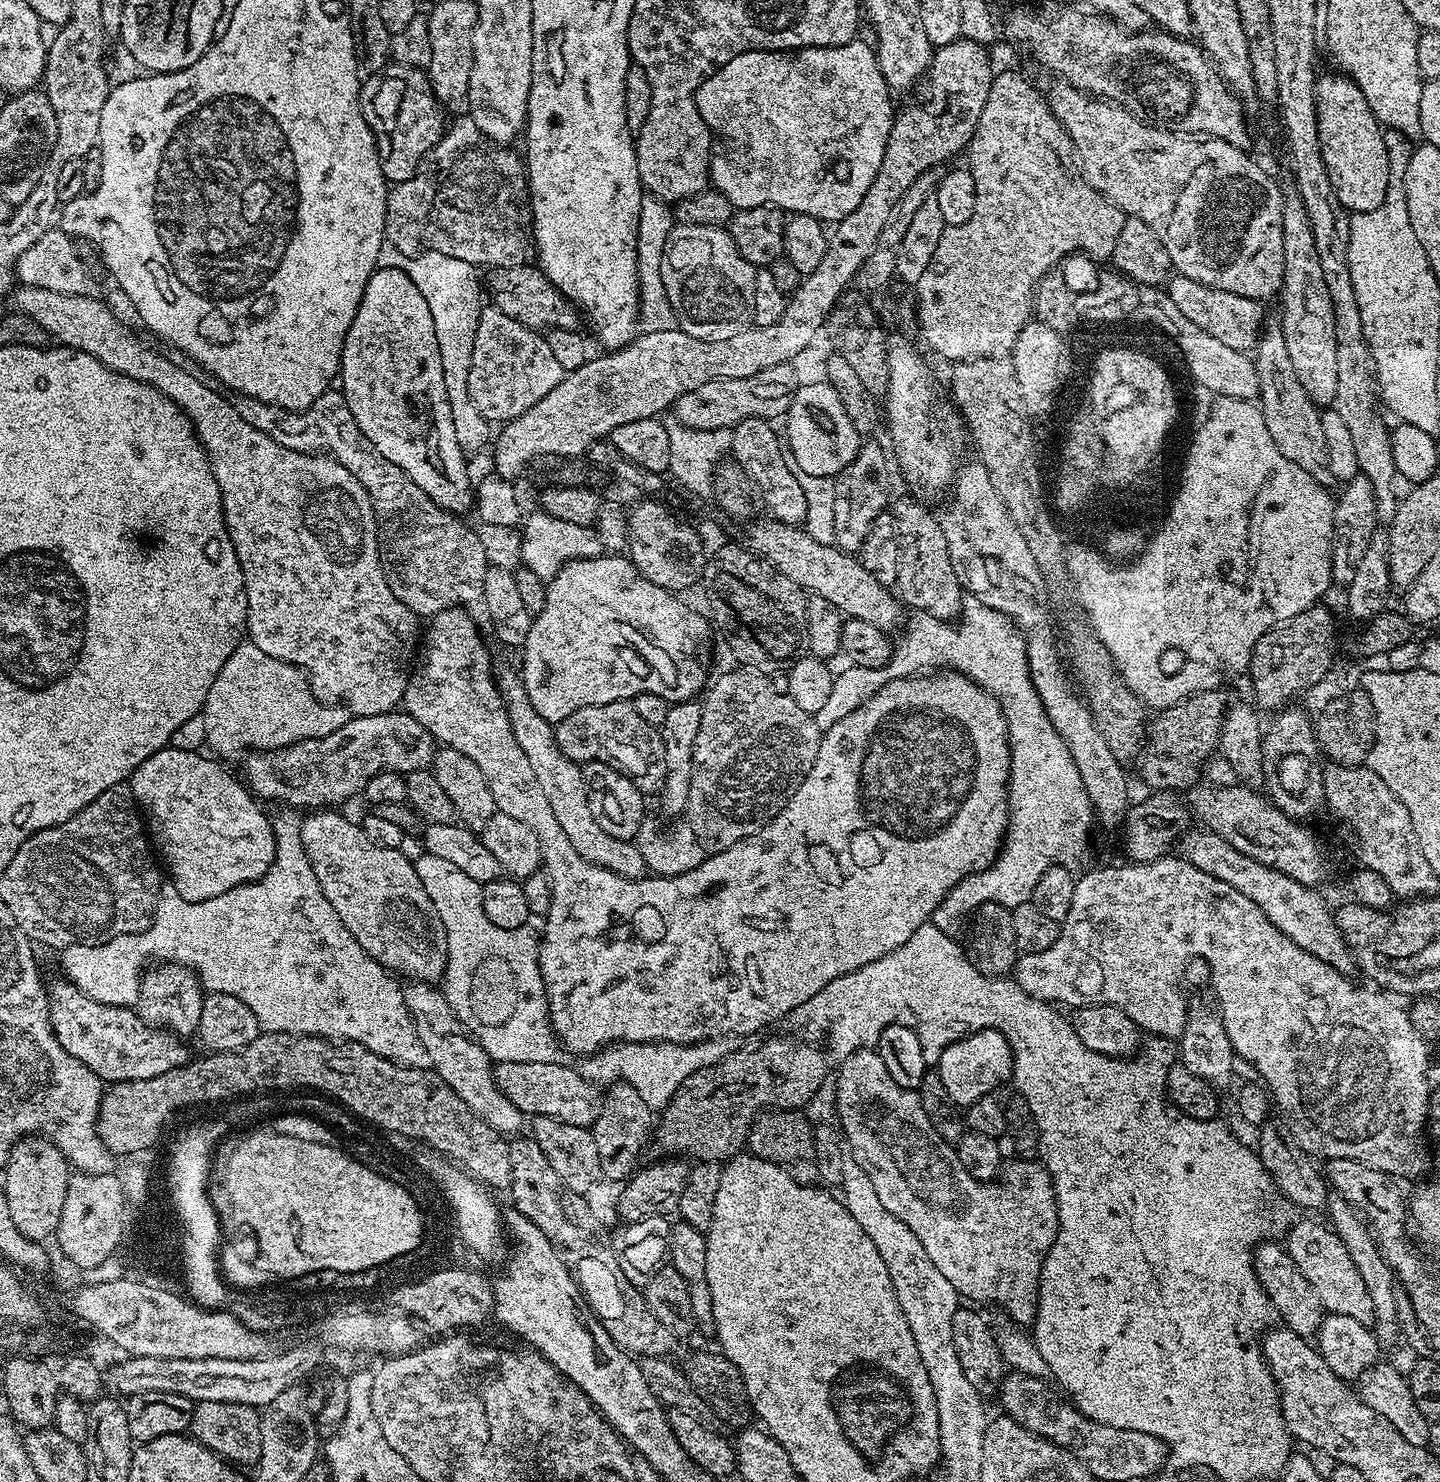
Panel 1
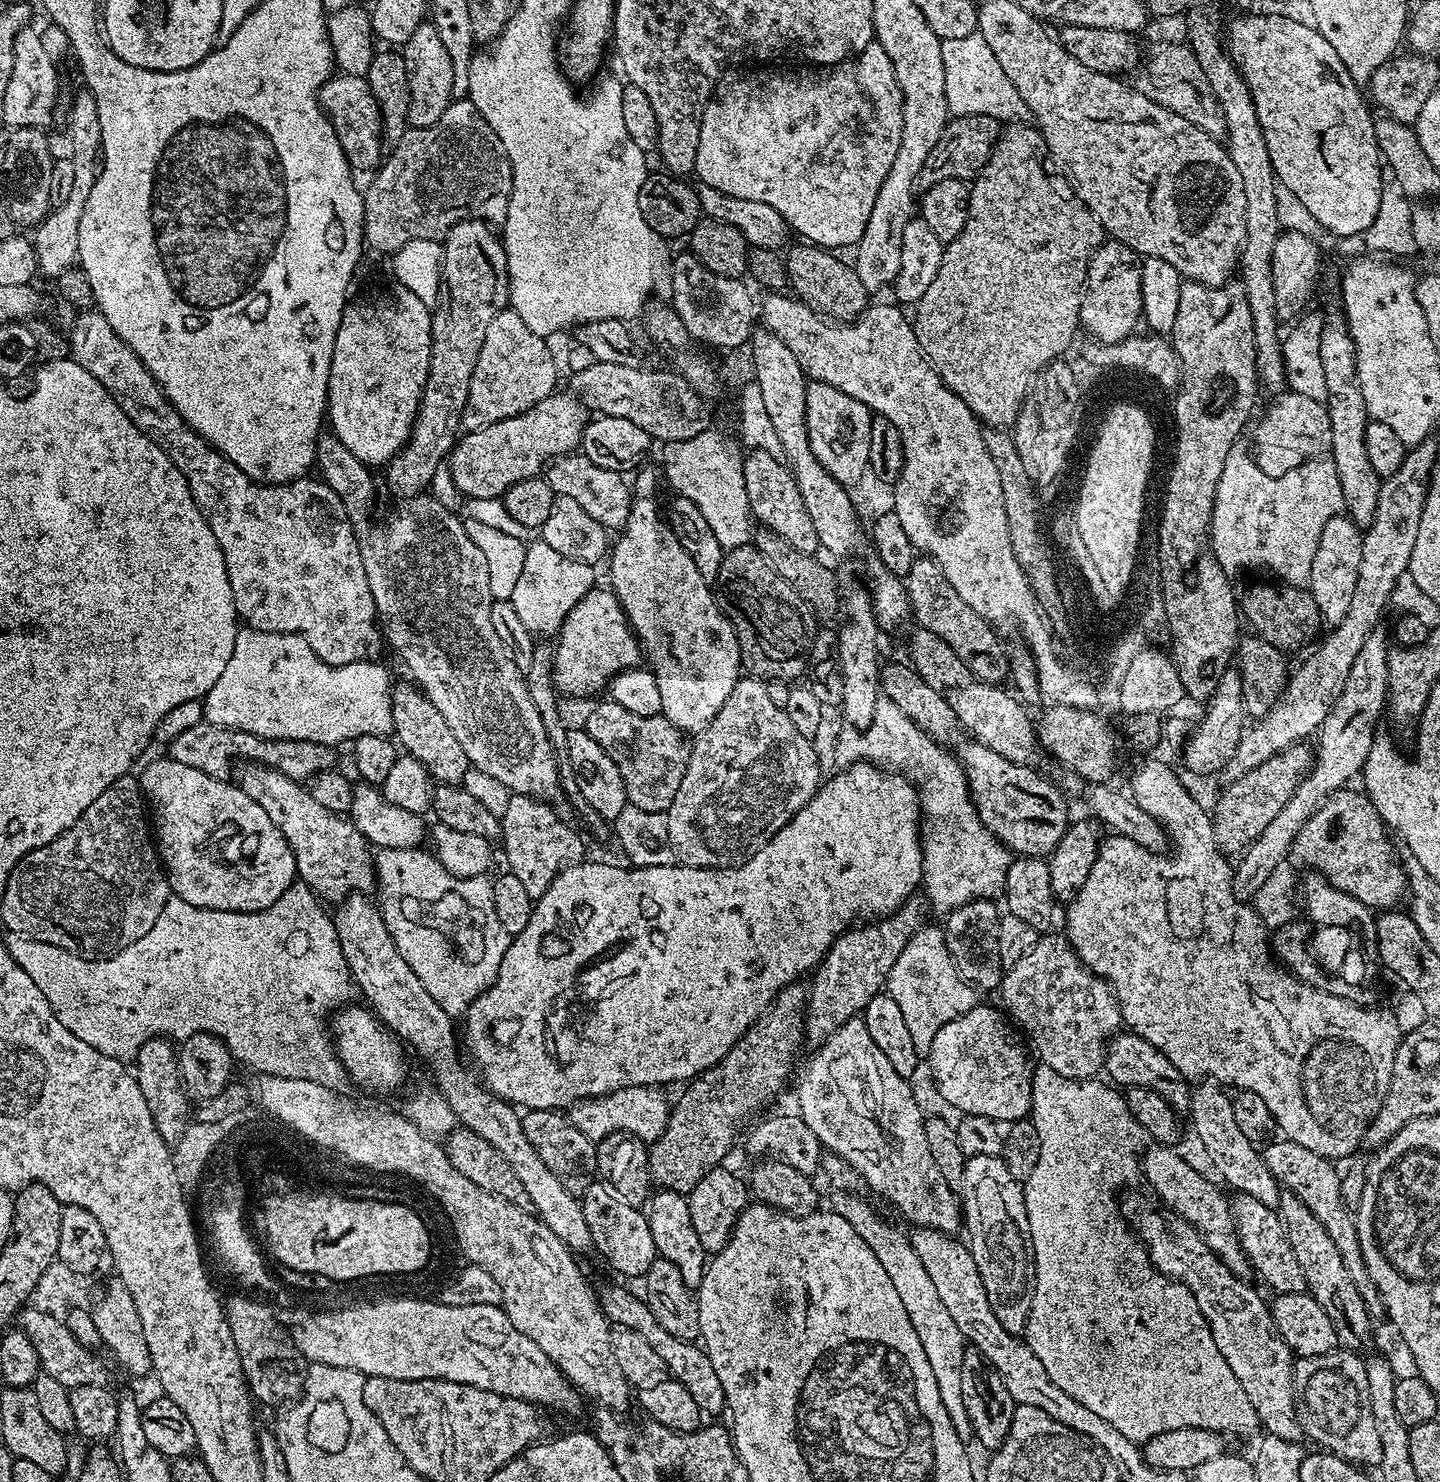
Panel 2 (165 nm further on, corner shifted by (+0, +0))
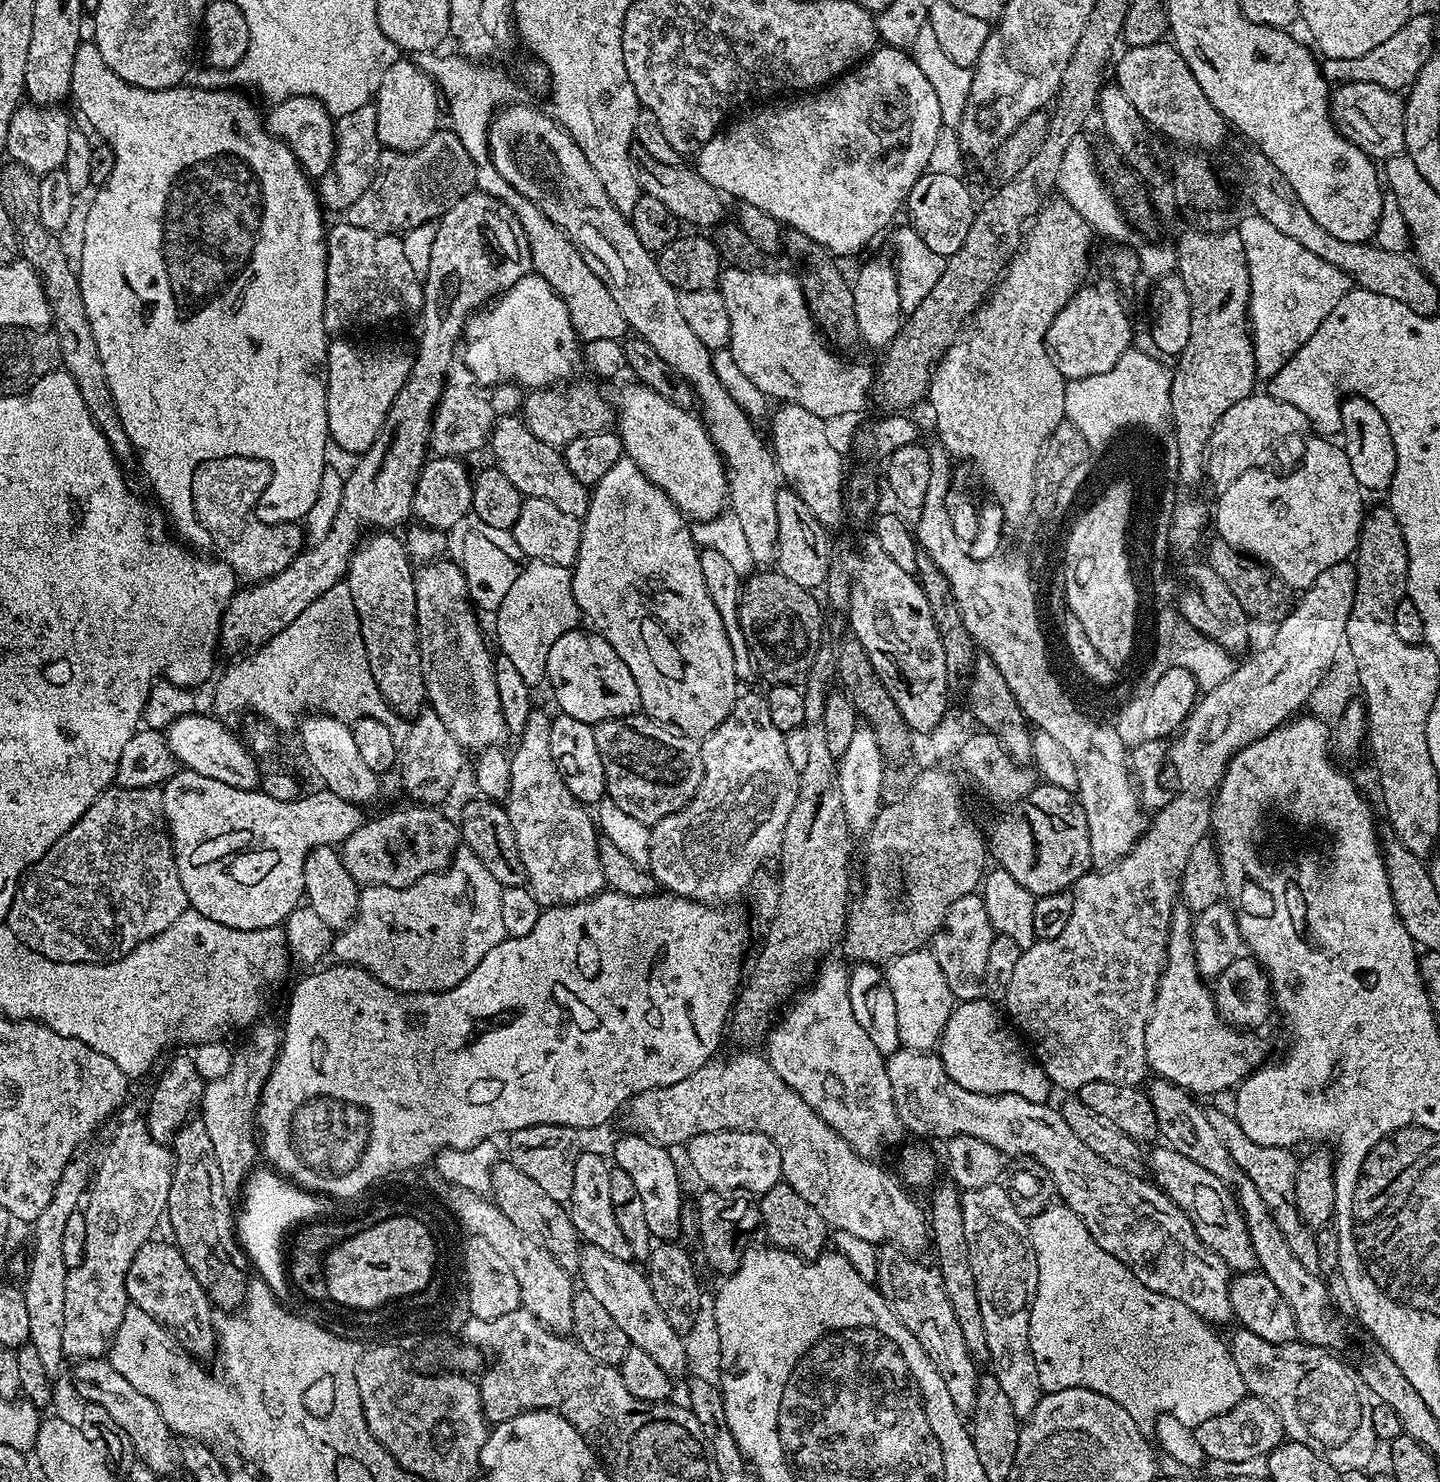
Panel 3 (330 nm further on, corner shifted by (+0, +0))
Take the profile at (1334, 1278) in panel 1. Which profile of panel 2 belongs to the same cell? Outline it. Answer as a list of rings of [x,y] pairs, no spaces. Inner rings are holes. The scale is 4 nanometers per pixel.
[[[1243,1194],[1233,1195],[1230,1203],[1232,1217],[1236,1219],[1236,1233],[1240,1239],[1240,1249],[1246,1254],[1255,1275],[1257,1277],[1260,1275],[1276,1294],[1305,1291],[1302,1266],[1298,1264],[1298,1258],[1294,1256],[1294,1250],[1279,1211],[1258,1202],[1258,1198],[1250,1198]]]

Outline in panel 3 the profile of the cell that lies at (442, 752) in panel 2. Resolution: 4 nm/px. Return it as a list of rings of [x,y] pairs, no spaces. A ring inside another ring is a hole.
[[[380,530],[369,535],[360,545],[362,558],[353,560],[356,566],[348,566],[346,583],[354,598],[356,613],[360,619],[360,633],[364,638],[368,660],[376,674],[376,684],[380,687],[388,703],[399,716],[408,718],[419,713],[426,704],[424,690],[424,661],[420,658],[420,635],[416,633],[416,577],[414,561],[408,553],[408,545],[396,537],[392,530]]]

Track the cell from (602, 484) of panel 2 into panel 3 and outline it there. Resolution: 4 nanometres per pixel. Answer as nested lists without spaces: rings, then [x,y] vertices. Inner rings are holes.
[[[504,414],[492,426],[490,449],[496,455],[495,463],[518,486],[524,497],[537,496],[546,498],[562,510],[562,514],[570,514],[583,518],[587,514],[589,489],[570,472],[566,466],[561,449],[555,444],[547,444],[534,436],[524,425],[523,419],[516,414]]]

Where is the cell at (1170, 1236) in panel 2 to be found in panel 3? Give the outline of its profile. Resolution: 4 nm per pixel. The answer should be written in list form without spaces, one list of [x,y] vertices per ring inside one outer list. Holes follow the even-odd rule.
[[[902,1046],[893,1056],[887,1057],[886,1063],[900,1122],[911,1135],[912,1132],[916,1135],[913,1137],[937,1136],[940,1142],[944,1142],[950,1136],[970,1134],[974,1138],[982,1138],[982,1142],[990,1142],[990,1146],[997,1148],[1001,1154],[1012,1158],[1030,1156],[1042,1162],[1042,1166],[1046,1166],[1056,1183],[1059,1199],[1082,1218],[1094,1242],[1098,1242],[1102,1250],[1114,1254],[1126,1267],[1131,1268],[1132,1273],[1147,1288],[1177,1300],[1176,1272],[1180,1272],[1180,1292],[1184,1292],[1184,1298],[1181,1300],[1183,1304],[1190,1306],[1190,1310],[1194,1310],[1203,1320],[1213,1325],[1224,1324],[1228,1319],[1233,1319],[1228,1289],[1229,1266],[1222,1257],[1214,1254],[1214,1250],[1204,1245],[1202,1238],[1198,1238],[1188,1215],[1165,1192],[1160,1191],[1155,1183],[1147,1179],[1144,1181],[1140,1176],[1131,1176],[1133,1173],[1129,1169],[1110,1166],[1106,1158],[1094,1154],[1093,1150],[1070,1130],[1066,1120],[1055,1107],[1035,1104],[1014,1094],[987,1096],[981,1092],[966,1090],[966,1086],[958,1086],[958,1082],[954,1082],[954,1078],[946,1074],[944,1064],[935,1051],[919,1052]]]

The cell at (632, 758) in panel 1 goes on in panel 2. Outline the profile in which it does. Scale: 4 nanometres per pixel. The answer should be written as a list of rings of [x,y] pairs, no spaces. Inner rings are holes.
[[[604,698],[597,708],[589,710],[582,728],[610,758],[614,758],[614,766],[618,766],[618,774],[622,774],[626,786],[629,805],[647,812],[667,813],[690,762],[692,745],[685,734],[663,715],[630,714],[626,706],[618,706],[610,698]]]

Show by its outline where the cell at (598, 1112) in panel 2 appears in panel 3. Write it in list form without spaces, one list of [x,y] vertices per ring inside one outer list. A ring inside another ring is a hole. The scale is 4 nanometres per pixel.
[[[736,1050],[733,1056],[725,1060],[710,1058],[701,1066],[694,1068],[690,1078],[682,1078],[682,1082],[653,1086],[650,1090],[642,1090],[632,1097],[626,1105],[626,1112],[632,1119],[637,1133],[643,1134],[658,1144],[687,1145],[692,1137],[701,1132],[718,1132],[724,1129],[738,1131],[761,1132],[768,1135],[777,1144],[781,1152],[781,1170],[783,1183],[790,1185],[833,1229],[850,1234],[858,1234],[858,1238],[866,1238],[866,1242],[877,1246],[885,1242],[894,1244],[909,1254],[920,1254],[930,1244],[930,1224],[926,1212],[919,1208],[902,1187],[901,1181],[894,1178],[884,1168],[879,1168],[875,1159],[860,1156],[845,1140],[833,1130],[815,1110],[798,1095],[793,1088],[786,1086],[782,1078],[773,1070],[763,1055],[756,1050]]]

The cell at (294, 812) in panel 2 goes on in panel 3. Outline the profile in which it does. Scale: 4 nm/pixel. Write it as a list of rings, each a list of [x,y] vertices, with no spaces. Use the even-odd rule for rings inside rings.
[[[193,712],[174,721],[166,730],[168,745],[177,761],[189,771],[216,778],[236,789],[254,790],[260,782],[259,759],[245,741],[224,726],[219,717]]]

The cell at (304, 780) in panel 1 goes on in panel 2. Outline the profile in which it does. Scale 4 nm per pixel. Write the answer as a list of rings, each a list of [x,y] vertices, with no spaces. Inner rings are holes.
[[[207,722],[178,734],[166,744],[166,750],[167,759],[194,766],[194,770],[202,770],[202,774],[210,774],[210,778],[228,780],[233,775],[232,760],[240,757],[244,762],[270,766],[299,782],[309,781],[326,771],[331,771],[335,767],[337,752],[327,744],[298,742],[291,736],[265,736],[252,730],[223,728]]]

